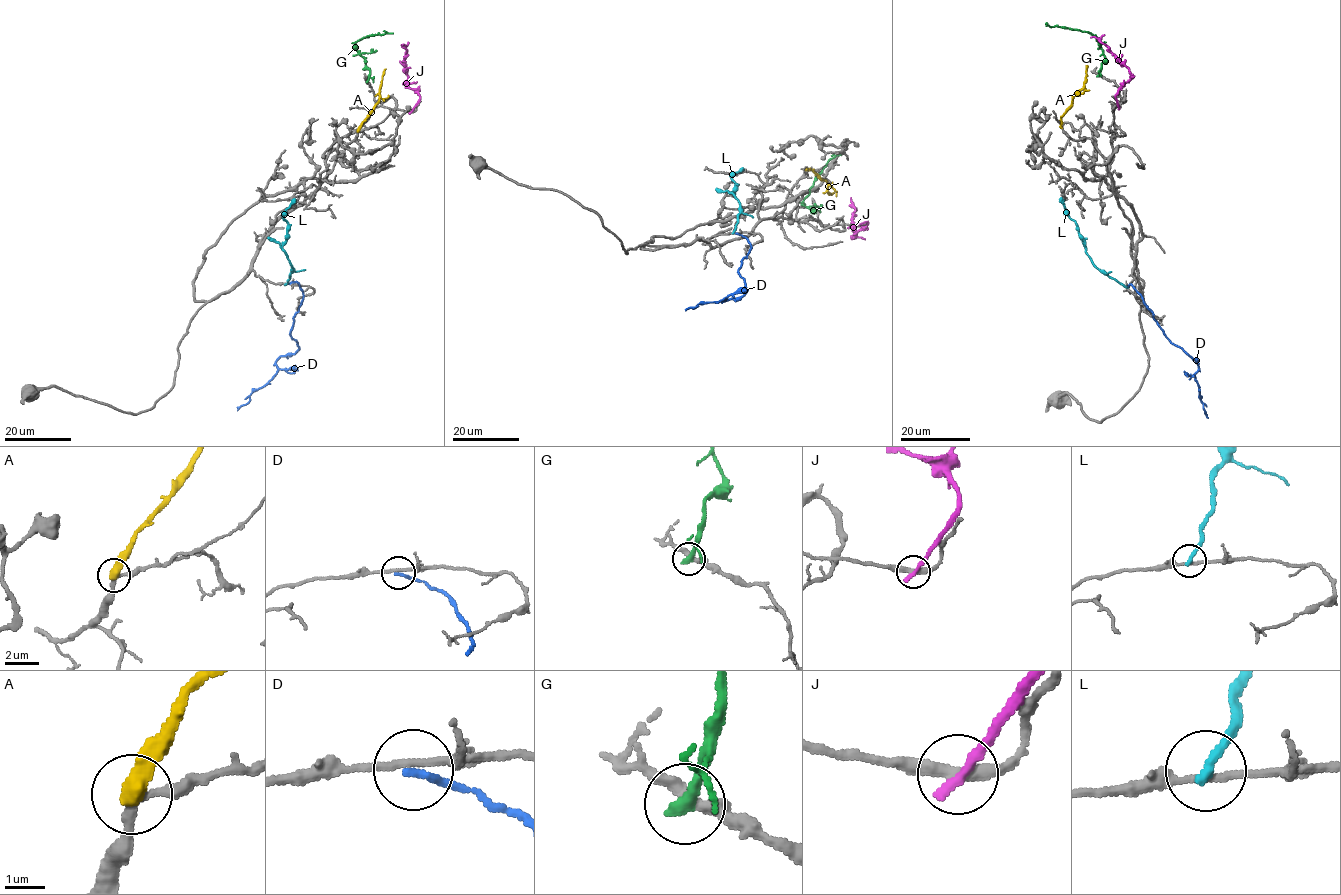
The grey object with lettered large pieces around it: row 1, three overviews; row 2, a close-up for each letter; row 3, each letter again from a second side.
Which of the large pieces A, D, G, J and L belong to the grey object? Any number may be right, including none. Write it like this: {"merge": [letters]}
{"merge": []}

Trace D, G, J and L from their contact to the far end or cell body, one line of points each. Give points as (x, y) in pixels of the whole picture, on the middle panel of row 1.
D: (736, 233), (745, 237), (751, 245), (738, 270), (746, 292), (741, 297), (701, 302), (685, 310)
G: (815, 205), (817, 208), (814, 212), (803, 201), (815, 177), (830, 159), (840, 155)
J: (859, 224), (867, 223), (855, 236), (852, 221), (855, 207), (850, 198)
L: (733, 232), (740, 203), (730, 193), (736, 184), (731, 176), (742, 169)

